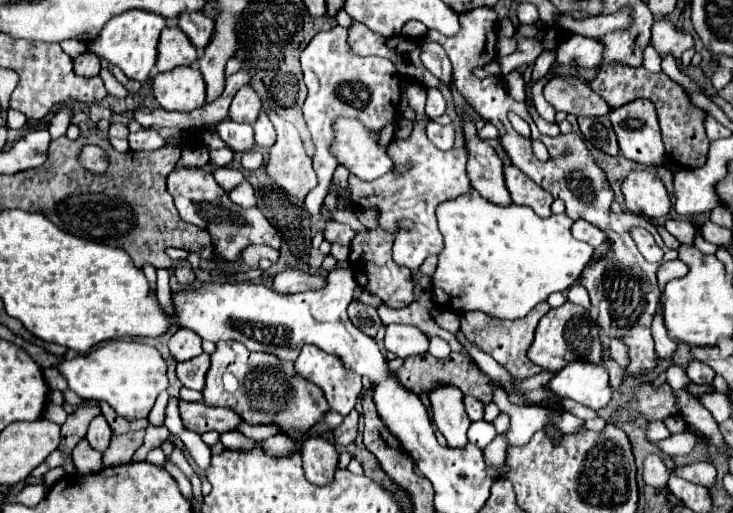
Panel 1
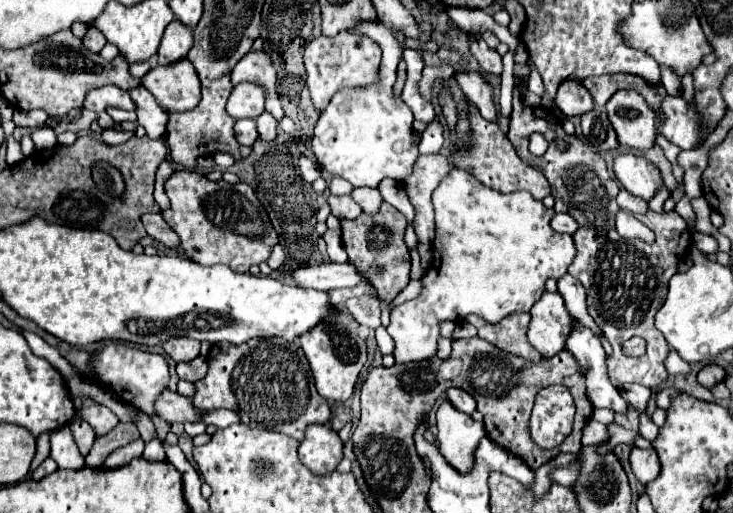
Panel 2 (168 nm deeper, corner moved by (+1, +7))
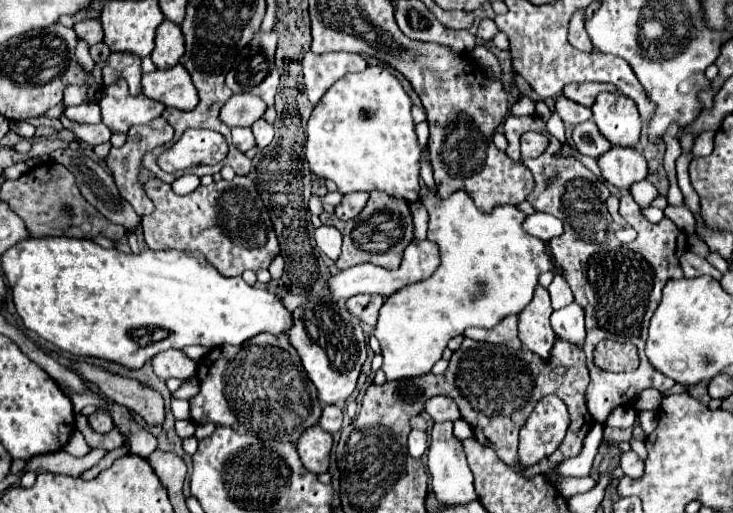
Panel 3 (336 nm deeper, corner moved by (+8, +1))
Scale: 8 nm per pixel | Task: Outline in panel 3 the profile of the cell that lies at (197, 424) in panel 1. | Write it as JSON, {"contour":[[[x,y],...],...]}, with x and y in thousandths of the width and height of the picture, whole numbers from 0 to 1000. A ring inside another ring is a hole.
{"contour":[[[106,708],[106,723],[120,743],[134,750],[142,774],[147,774],[156,786],[166,786],[169,793],[183,801],[188,813],[194,813],[202,828],[210,832],[224,825],[224,782],[210,758],[175,735],[150,731],[139,723],[136,715],[128,715],[120,708]]]}

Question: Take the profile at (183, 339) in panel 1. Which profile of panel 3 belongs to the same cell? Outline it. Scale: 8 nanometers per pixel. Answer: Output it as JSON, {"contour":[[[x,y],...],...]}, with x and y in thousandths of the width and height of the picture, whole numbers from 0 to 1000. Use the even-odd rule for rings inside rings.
{"contour":[[[229,680],[213,692],[207,700],[207,715],[210,715],[210,727],[224,743],[232,735],[251,743],[267,731],[267,708],[256,700],[248,684],[237,684],[237,680]]]}

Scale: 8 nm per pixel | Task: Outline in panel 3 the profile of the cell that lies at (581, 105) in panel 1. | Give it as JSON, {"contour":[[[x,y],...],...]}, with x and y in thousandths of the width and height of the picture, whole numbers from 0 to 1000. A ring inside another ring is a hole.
{"contour":[[[764,185],[759,193],[759,220],[764,224],[764,232],[772,244],[789,244],[789,240],[797,240],[808,228],[808,216],[802,209],[780,201],[778,193],[769,193],[769,185]]]}

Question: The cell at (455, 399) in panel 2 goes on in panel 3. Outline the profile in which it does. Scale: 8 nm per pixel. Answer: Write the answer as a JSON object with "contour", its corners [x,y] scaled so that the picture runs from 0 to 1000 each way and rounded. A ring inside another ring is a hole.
{"contour":[[[603,770],[584,778],[578,786],[578,797],[592,821],[622,821],[622,817],[628,817],[628,801],[625,801],[622,786],[611,774],[603,774]]]}

